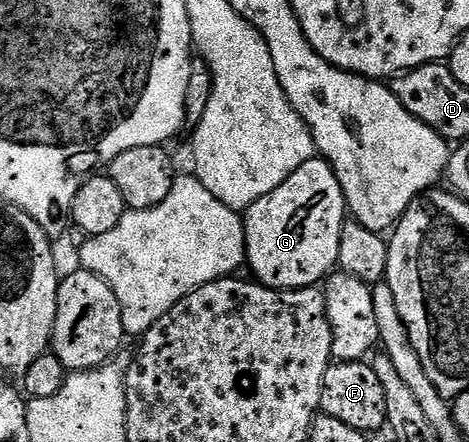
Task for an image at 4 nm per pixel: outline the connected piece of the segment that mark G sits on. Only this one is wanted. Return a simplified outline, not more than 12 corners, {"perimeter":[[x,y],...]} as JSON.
{"perimeter":[[312,158],[242,213],[265,288],[322,285],[347,199]]}

